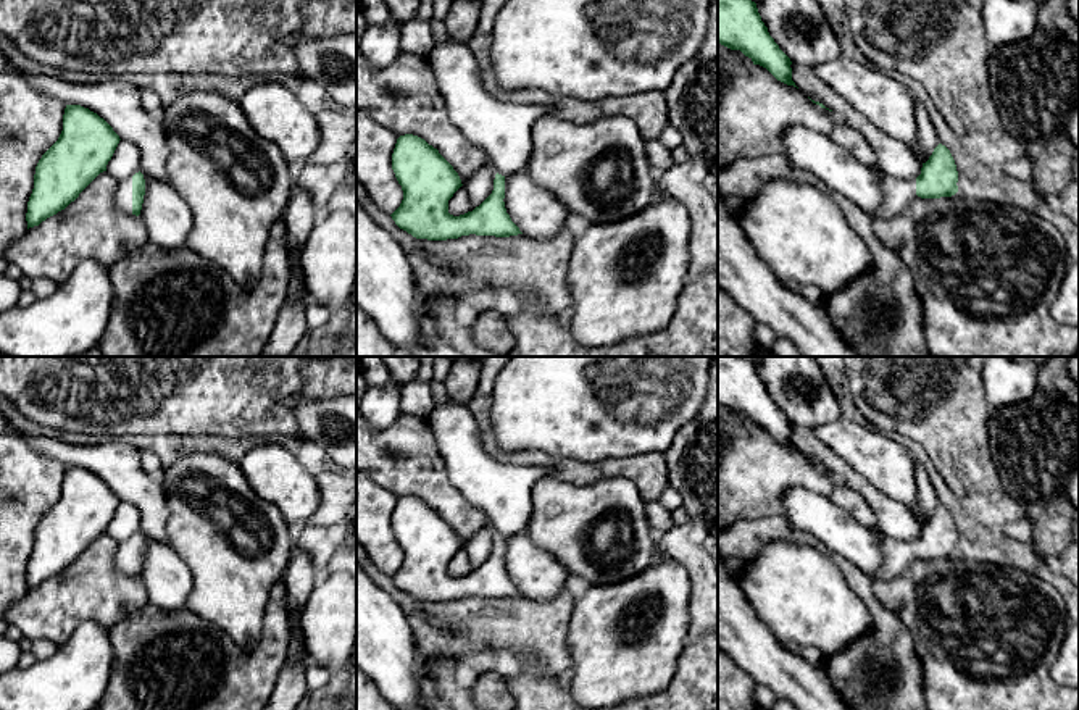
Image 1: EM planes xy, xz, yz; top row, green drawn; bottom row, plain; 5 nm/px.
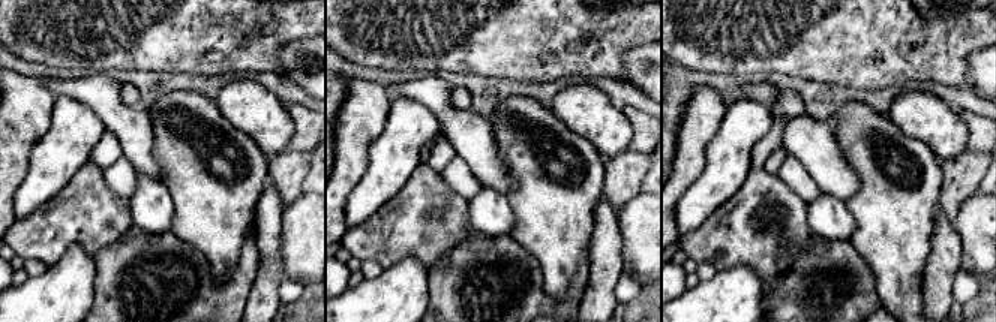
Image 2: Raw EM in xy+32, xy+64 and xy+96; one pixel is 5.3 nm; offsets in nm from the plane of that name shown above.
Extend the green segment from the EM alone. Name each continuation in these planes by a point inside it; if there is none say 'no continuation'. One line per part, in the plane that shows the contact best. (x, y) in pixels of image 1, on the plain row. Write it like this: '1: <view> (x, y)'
1: xy (124, 549)

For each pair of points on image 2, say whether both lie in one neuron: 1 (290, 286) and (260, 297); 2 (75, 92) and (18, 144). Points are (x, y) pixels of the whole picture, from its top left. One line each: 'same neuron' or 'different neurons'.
1: different neurons
2: different neurons

